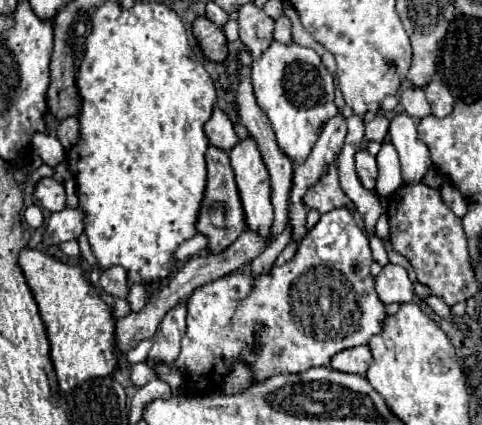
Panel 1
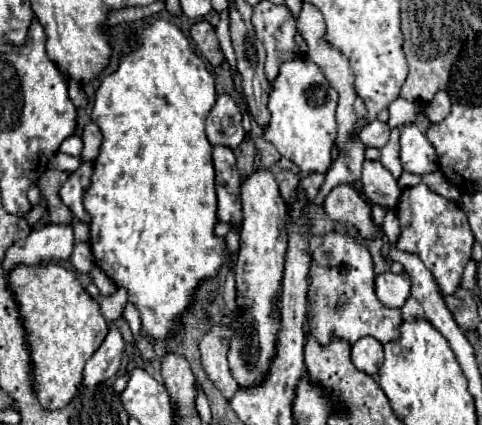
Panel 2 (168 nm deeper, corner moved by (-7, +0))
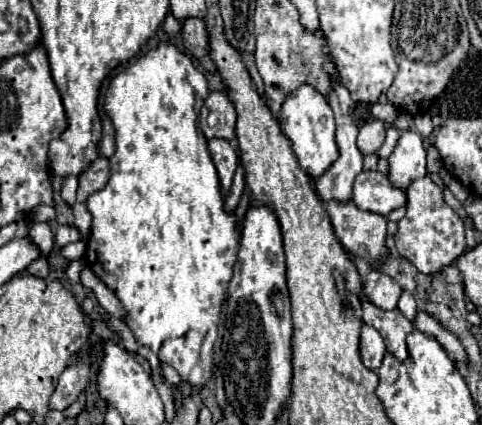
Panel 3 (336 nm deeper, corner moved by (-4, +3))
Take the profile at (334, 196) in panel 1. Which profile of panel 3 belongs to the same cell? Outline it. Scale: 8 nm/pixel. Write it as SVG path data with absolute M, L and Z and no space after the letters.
M329 201L327 213L341 245L355 257L377 267L387 257L387 219L357 209L353 201Z

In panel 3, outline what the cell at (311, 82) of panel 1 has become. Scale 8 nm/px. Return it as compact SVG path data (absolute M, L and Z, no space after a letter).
M301 85L283 103L281 121L283 121L283 133L291 139L301 169L313 179L321 177L339 157L339 149L335 143L335 119L325 97L319 91L315 91L311 85Z

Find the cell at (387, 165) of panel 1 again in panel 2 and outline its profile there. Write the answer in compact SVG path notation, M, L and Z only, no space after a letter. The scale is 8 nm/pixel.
M394 128L394 130L392 130L392 134L390 134L388 144L380 148L380 162L382 162L382 164L392 172L394 180L398 180L398 178L400 178L400 174L402 174L398 136L400 136L400 132L398 132L398 128Z

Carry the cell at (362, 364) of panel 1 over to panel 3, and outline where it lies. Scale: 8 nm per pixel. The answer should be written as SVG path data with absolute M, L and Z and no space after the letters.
M363 325L361 329L361 359L365 363L365 367L377 371L381 367L385 355L385 343L383 337L379 335L379 331L371 325Z

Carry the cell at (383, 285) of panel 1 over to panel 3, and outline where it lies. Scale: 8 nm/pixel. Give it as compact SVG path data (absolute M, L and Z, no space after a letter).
M369 271L369 275L365 277L363 295L367 297L369 303L377 305L379 309L391 311L397 307L397 301L401 297L401 287L389 275Z

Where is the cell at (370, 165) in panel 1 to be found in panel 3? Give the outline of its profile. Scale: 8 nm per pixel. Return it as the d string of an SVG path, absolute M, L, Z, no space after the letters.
M363 171L355 179L353 203L359 209L387 217L391 211L405 205L405 193L401 189L395 189L383 173Z

